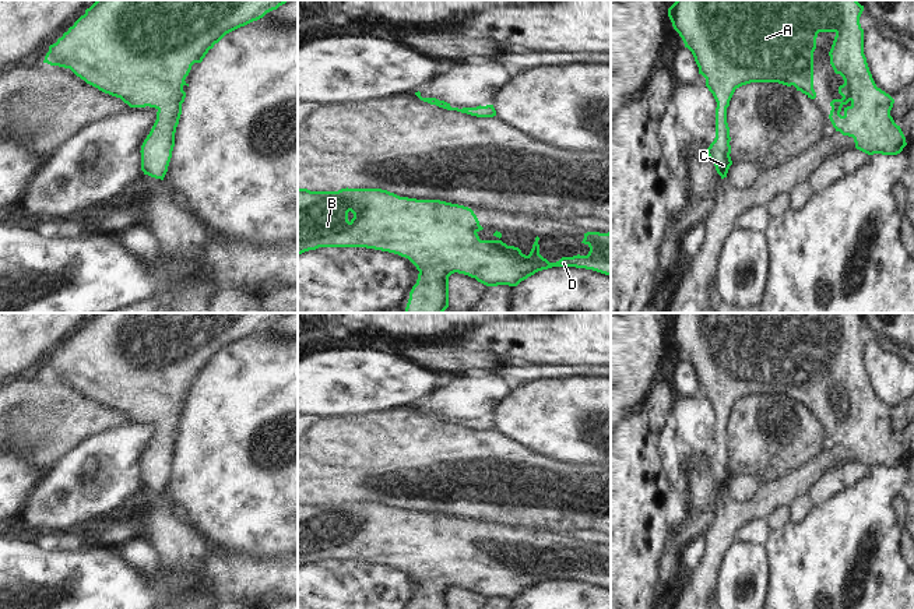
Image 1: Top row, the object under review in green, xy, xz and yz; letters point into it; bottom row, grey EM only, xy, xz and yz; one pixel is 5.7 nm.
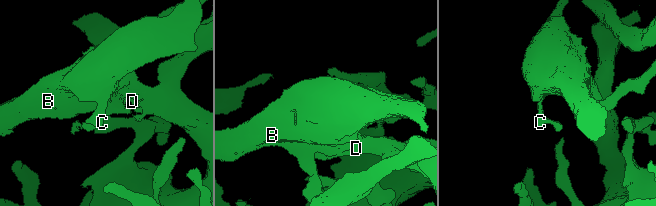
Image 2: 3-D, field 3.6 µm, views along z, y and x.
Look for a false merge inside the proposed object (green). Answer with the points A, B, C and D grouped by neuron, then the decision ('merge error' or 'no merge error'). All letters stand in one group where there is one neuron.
A B C D | no merge error

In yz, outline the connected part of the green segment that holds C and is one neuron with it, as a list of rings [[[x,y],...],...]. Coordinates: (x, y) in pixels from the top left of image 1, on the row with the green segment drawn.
[[[676,0],[668,8],[668,17],[674,29],[682,38],[699,67],[699,74],[706,78],[706,87],[713,94],[716,108],[716,138],[707,148],[721,179],[727,177],[731,161],[731,137],[727,123],[727,108],[737,88],[750,82],[778,82],[787,87],[794,85],[808,98],[815,99],[813,89],[813,52],[819,32],[834,32],[834,41],[829,52],[830,64],[836,74],[840,74],[844,84],[839,87],[841,99],[830,102],[829,119],[843,135],[854,138],[855,148],[868,154],[897,155],[907,145],[906,137],[890,116],[894,99],[876,87],[864,54],[864,29],[859,17],[864,11],[857,0]]]

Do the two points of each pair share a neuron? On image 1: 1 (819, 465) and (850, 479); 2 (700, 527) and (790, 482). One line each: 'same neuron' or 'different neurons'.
1: different neurons
2: different neurons

